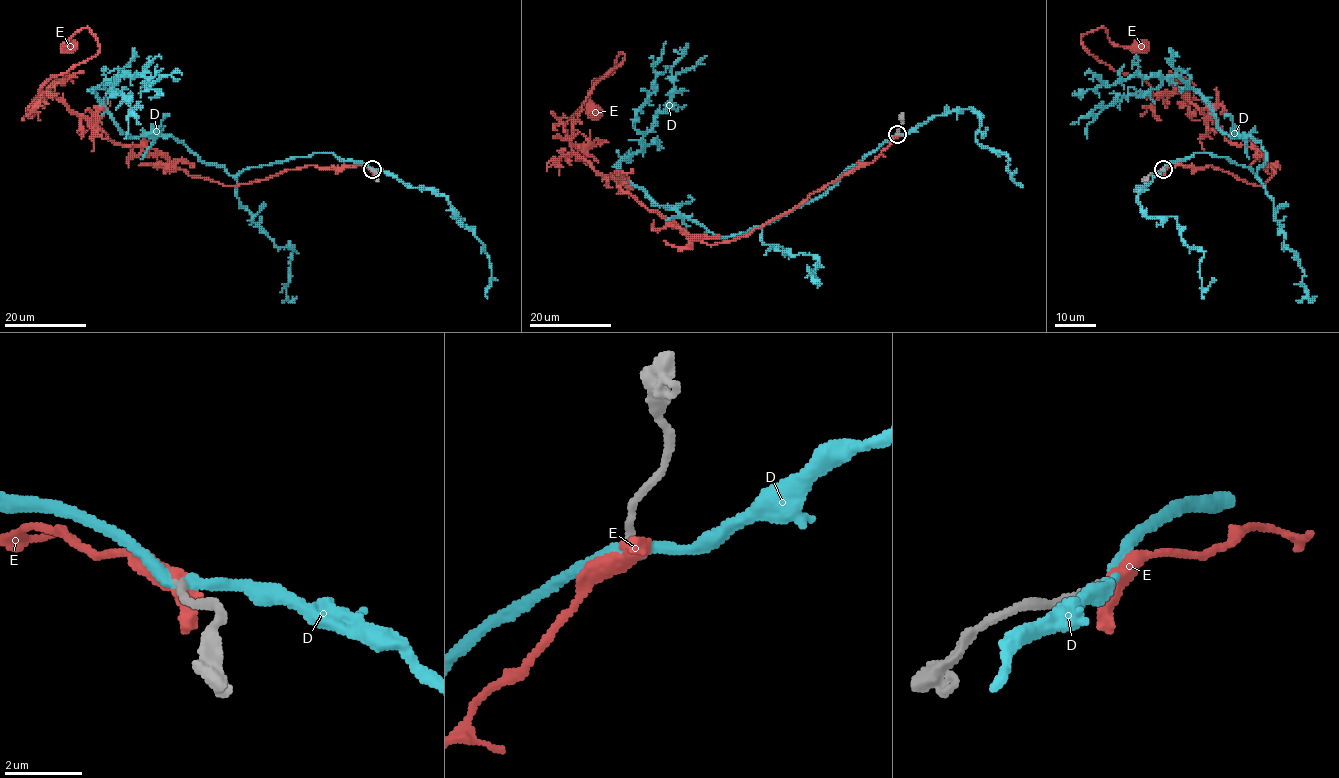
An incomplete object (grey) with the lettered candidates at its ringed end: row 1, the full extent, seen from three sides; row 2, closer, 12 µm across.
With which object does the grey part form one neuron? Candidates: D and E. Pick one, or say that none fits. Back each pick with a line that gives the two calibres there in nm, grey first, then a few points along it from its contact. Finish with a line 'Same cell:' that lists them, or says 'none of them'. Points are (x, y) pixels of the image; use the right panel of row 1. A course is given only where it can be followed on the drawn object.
E: calibres 170 and 600 nm; course (1163, 169), (1273, 175), (1179, 92), (1119, 73), (1081, 38), (1104, 27), (1137, 44)
Same cell: E

